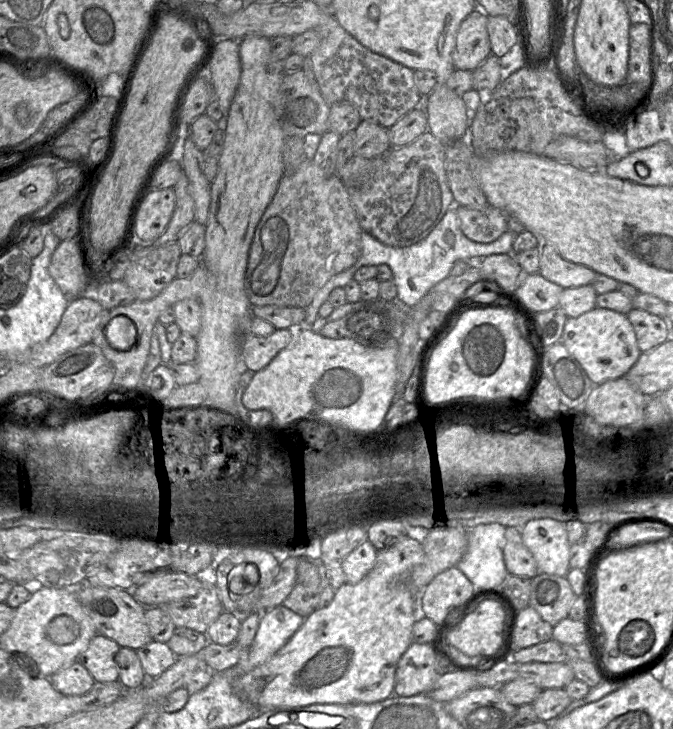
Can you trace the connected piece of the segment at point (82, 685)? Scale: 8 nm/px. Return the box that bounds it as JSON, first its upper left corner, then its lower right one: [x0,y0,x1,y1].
[49,660,96,696]

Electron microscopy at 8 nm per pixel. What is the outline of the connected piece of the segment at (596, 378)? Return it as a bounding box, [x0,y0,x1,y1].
[559,307,641,384]

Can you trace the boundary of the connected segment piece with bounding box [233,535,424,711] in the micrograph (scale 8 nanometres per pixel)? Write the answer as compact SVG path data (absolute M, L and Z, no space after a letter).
M404 535L398 538L391 546L377 551L375 564L372 570L357 584L343 584L335 591L333 600L324 608L315 609L310 615L304 618L303 624L295 634L286 642L265 663L257 666L253 670L237 676L233 679L233 688L236 694L245 702L255 707L259 711L270 711L275 709L292 709L311 704L341 704L349 705L355 703L371 704L389 698L394 694L394 677L397 663L402 654L413 642L413 625L418 617L417 597L412 589L407 585L409 572L423 562L423 545L416 539Z

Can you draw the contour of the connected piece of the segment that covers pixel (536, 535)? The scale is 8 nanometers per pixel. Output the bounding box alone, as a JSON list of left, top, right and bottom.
[521,518,570,576]

